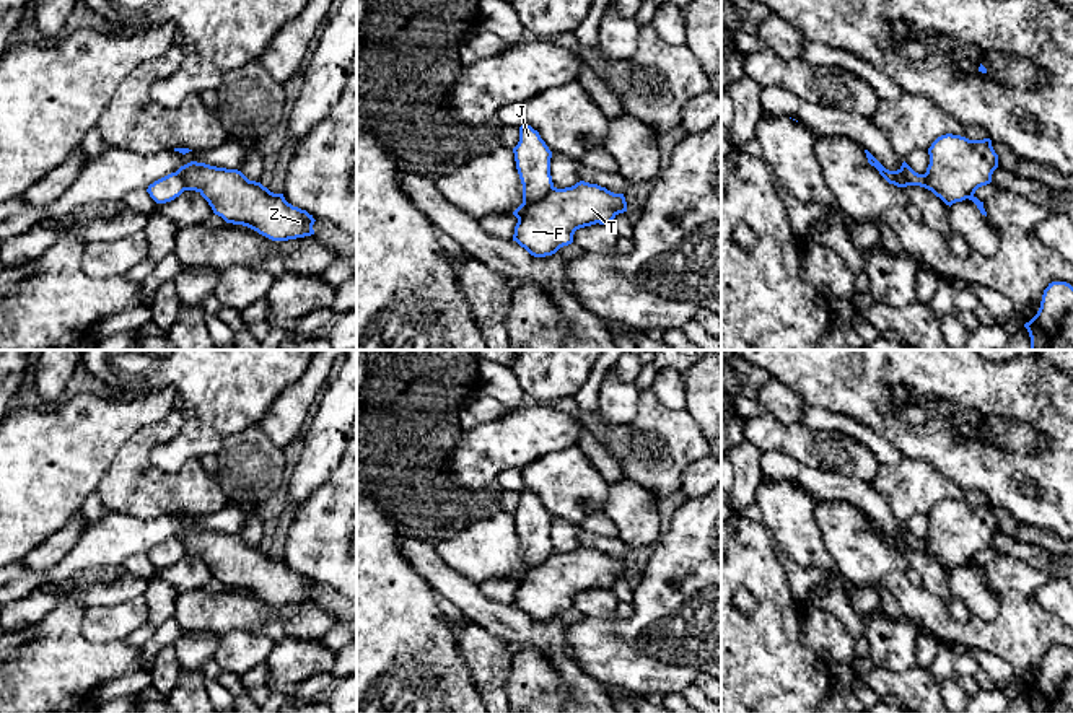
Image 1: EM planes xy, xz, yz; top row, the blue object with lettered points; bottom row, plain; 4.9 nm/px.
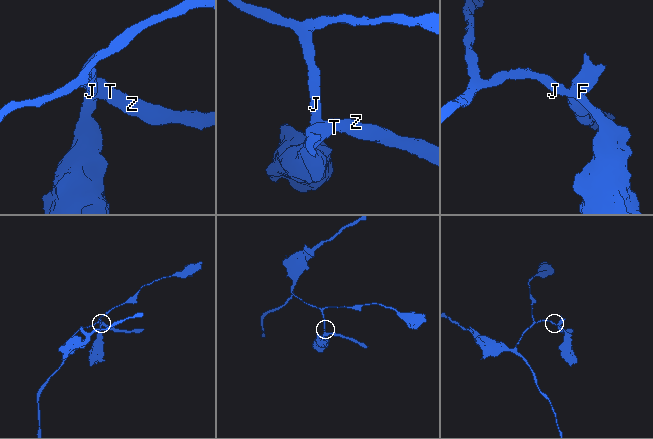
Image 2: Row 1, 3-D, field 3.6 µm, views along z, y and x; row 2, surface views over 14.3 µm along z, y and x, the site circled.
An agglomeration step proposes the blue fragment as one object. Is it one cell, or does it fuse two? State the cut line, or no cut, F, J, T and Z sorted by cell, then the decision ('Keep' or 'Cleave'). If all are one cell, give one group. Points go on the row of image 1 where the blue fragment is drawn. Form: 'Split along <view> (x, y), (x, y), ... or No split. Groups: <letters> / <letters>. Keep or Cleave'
Split along xz (554, 188), (518, 220). Groups: F T Z / J. Cleave

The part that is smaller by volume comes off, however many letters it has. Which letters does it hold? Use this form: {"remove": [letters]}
{"remove": ["F", "T", "Z"]}

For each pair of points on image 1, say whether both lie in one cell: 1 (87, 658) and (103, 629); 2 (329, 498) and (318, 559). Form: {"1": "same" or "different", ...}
{"1": "different", "2": "same"}

